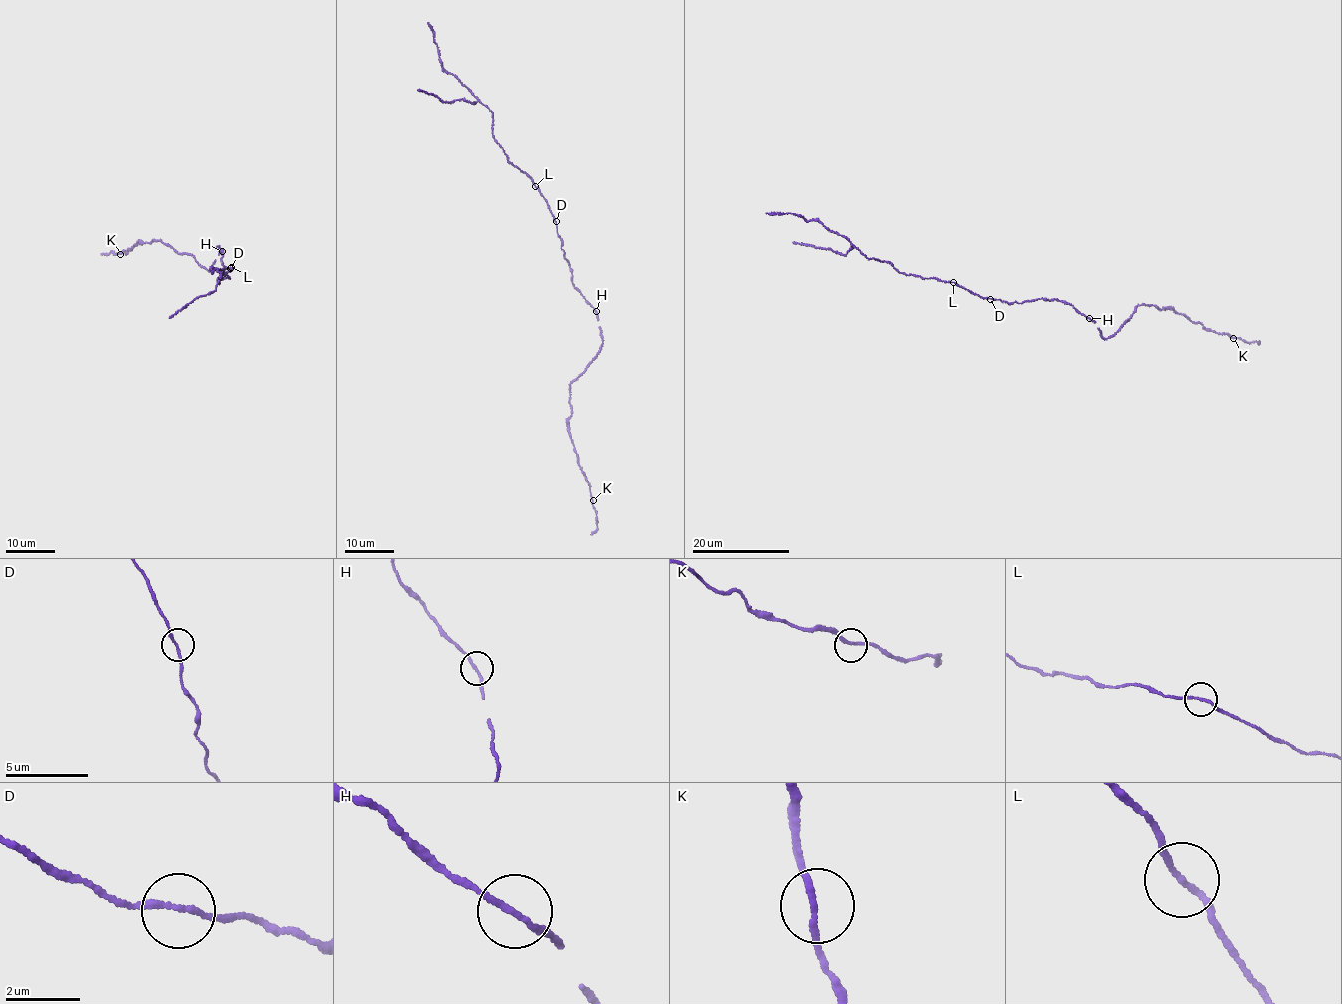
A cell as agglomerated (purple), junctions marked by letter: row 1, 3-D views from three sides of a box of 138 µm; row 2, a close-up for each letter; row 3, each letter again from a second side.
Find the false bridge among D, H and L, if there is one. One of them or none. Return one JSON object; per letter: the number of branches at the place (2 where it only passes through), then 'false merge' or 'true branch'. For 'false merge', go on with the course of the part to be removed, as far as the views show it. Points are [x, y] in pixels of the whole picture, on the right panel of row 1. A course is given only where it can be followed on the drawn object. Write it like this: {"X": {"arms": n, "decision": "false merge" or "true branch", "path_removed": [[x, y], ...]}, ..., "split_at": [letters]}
{"D": {"arms": 2, "decision": "true branch"}, "H": {"arms": 2, "decision": "true branch"}, "L": {"arms": 2, "decision": "true branch"}, "split_at": []}

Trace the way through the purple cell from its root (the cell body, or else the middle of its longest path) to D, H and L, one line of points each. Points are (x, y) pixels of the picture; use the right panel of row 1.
D: (1040, 299), (1018, 303), (990, 299)
H: (1040, 299), (1065, 301), (1089, 319)
L: (1040, 299), (1018, 303), (986, 299), (953, 282)

